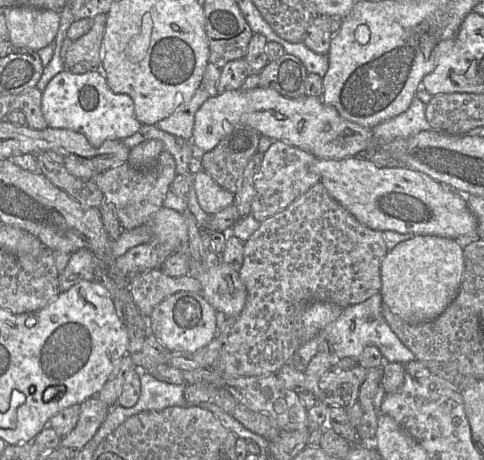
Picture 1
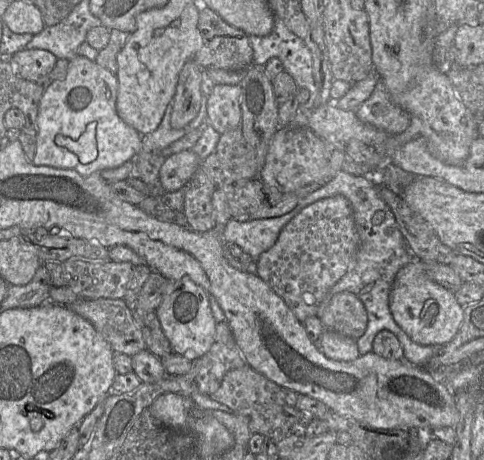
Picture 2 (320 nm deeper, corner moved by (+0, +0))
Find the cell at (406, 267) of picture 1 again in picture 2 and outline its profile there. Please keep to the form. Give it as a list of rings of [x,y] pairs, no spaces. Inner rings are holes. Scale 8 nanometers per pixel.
[[[415,258],[398,271],[389,296],[389,308],[396,324],[413,342],[422,346],[450,342],[458,333],[464,317],[464,308],[457,302],[454,293],[433,282],[425,273],[424,261]]]

